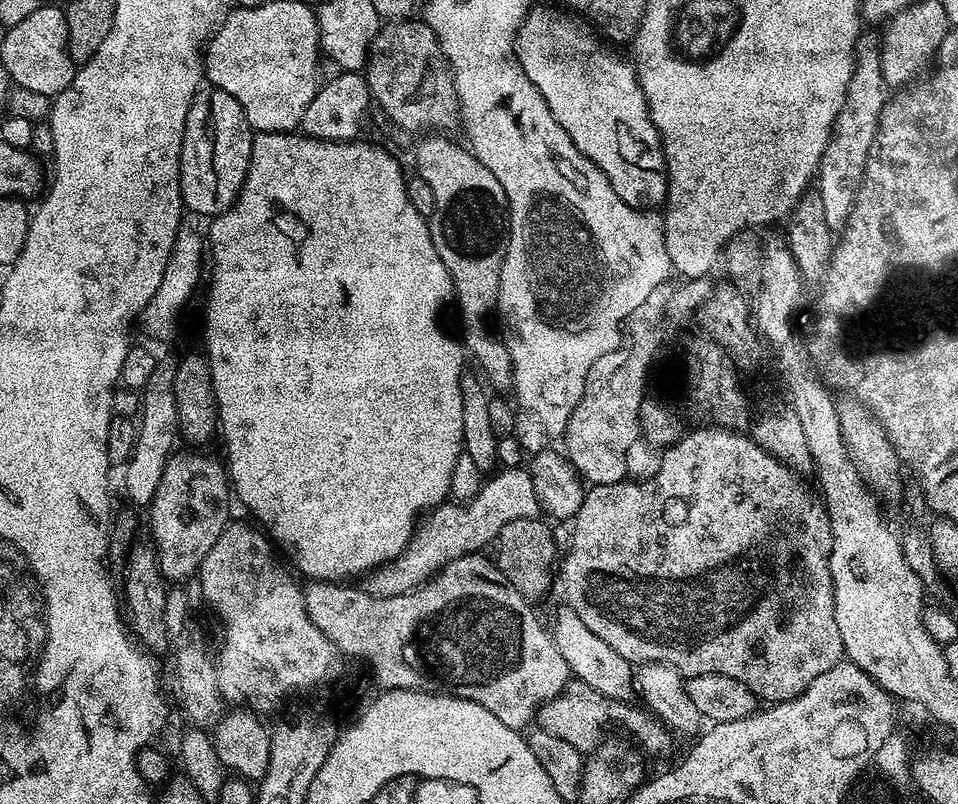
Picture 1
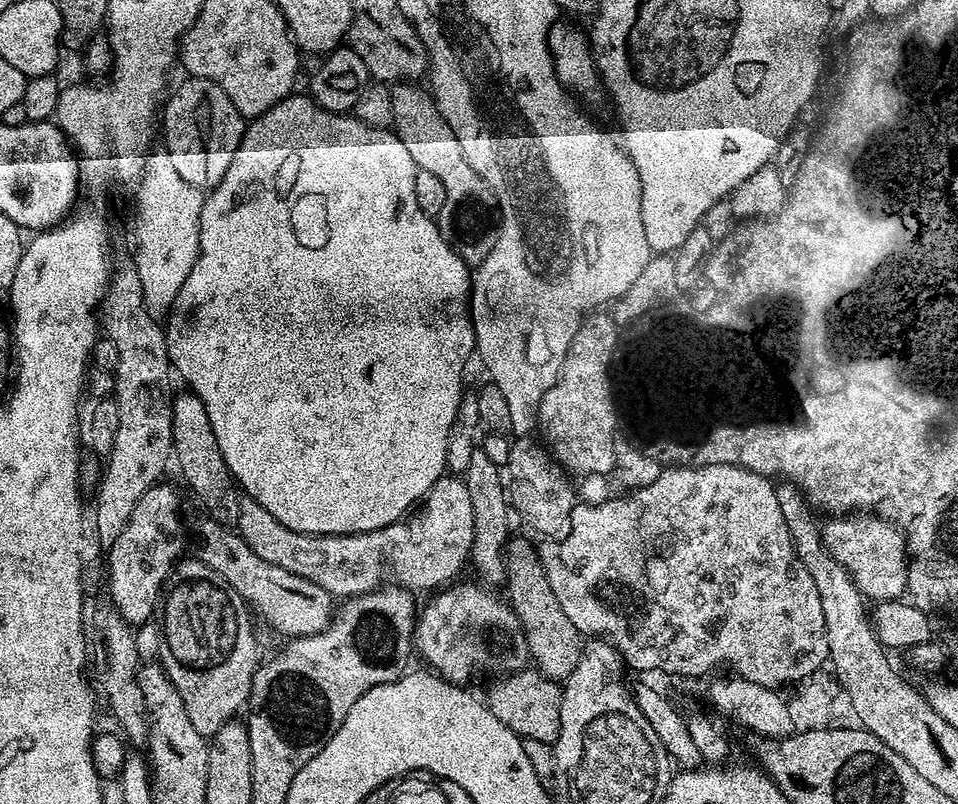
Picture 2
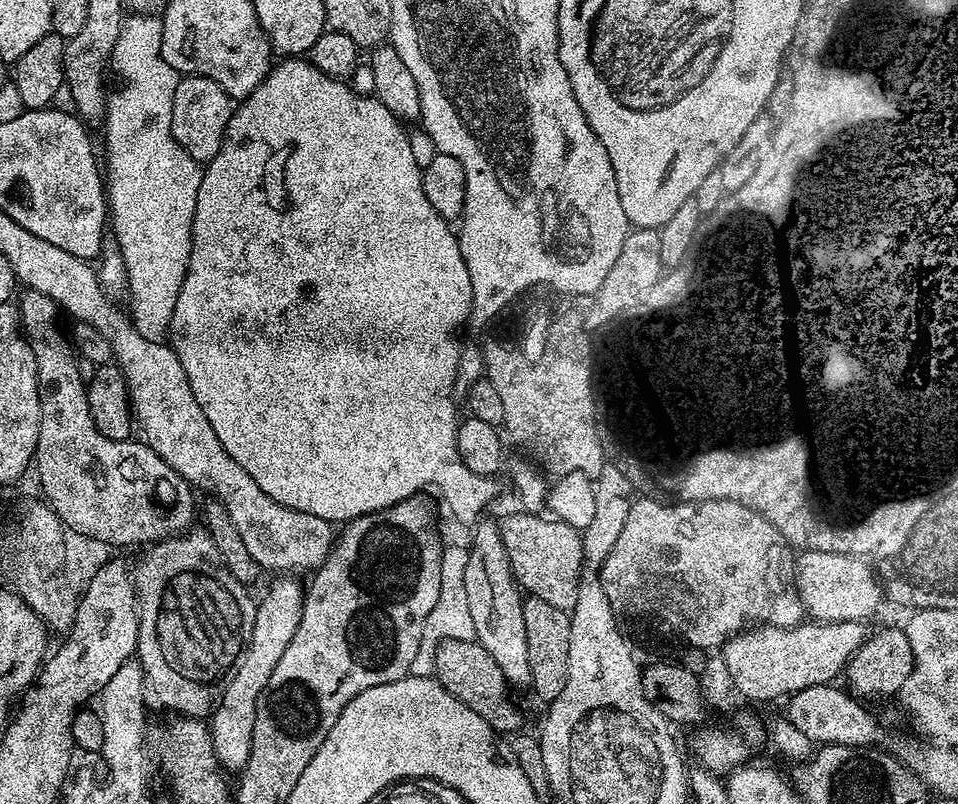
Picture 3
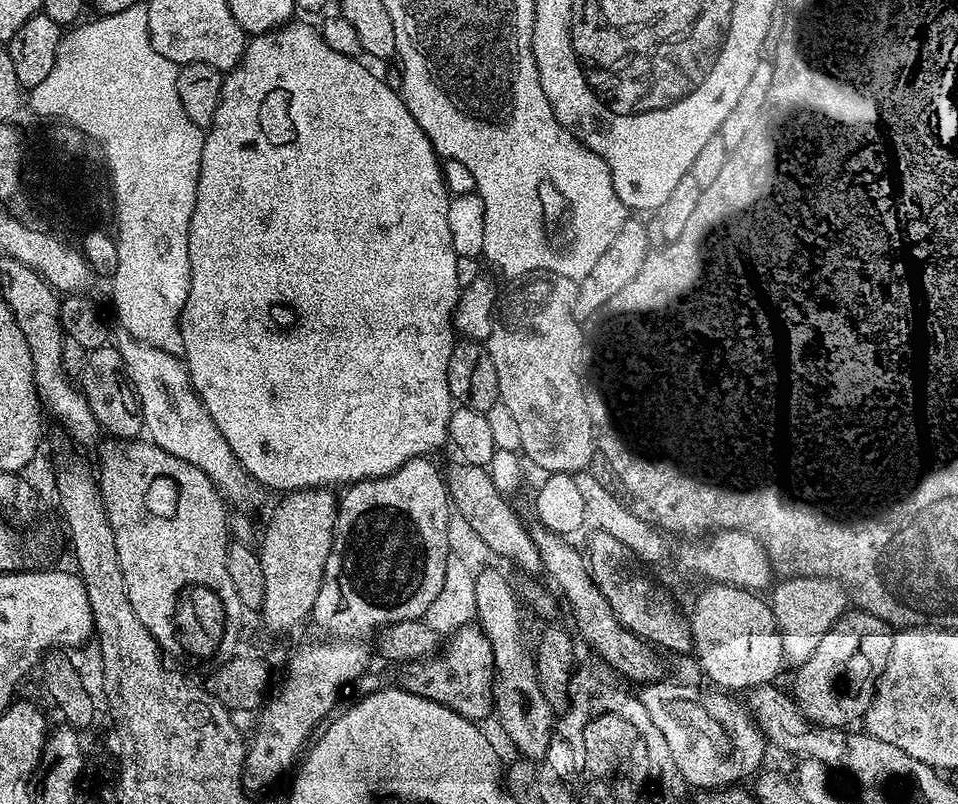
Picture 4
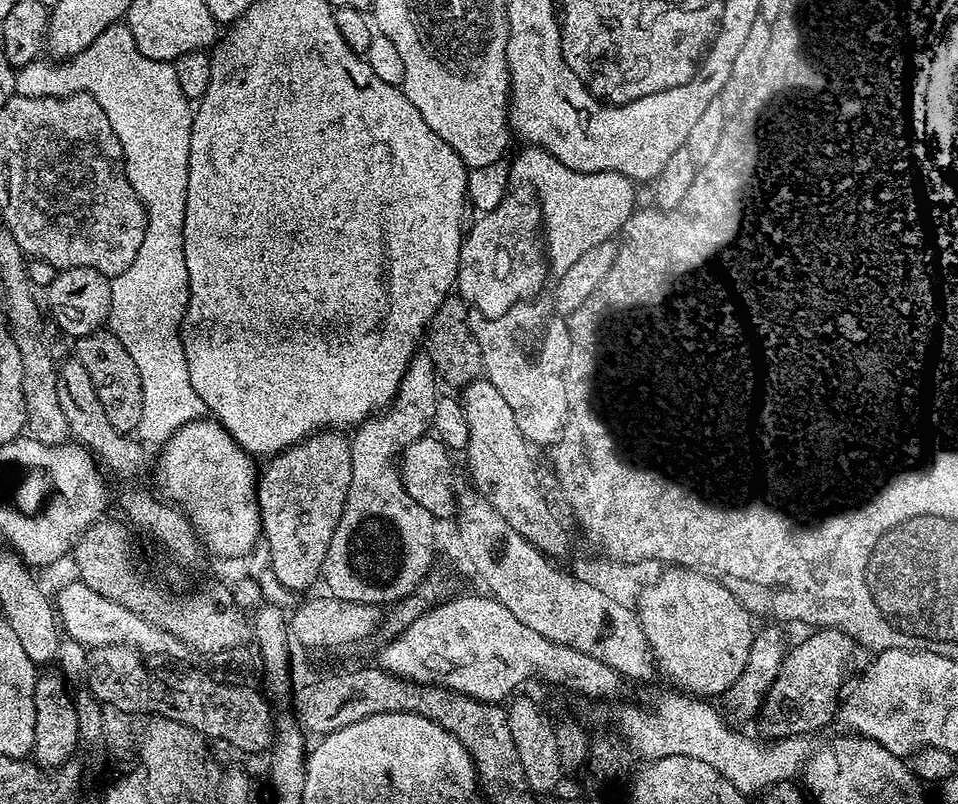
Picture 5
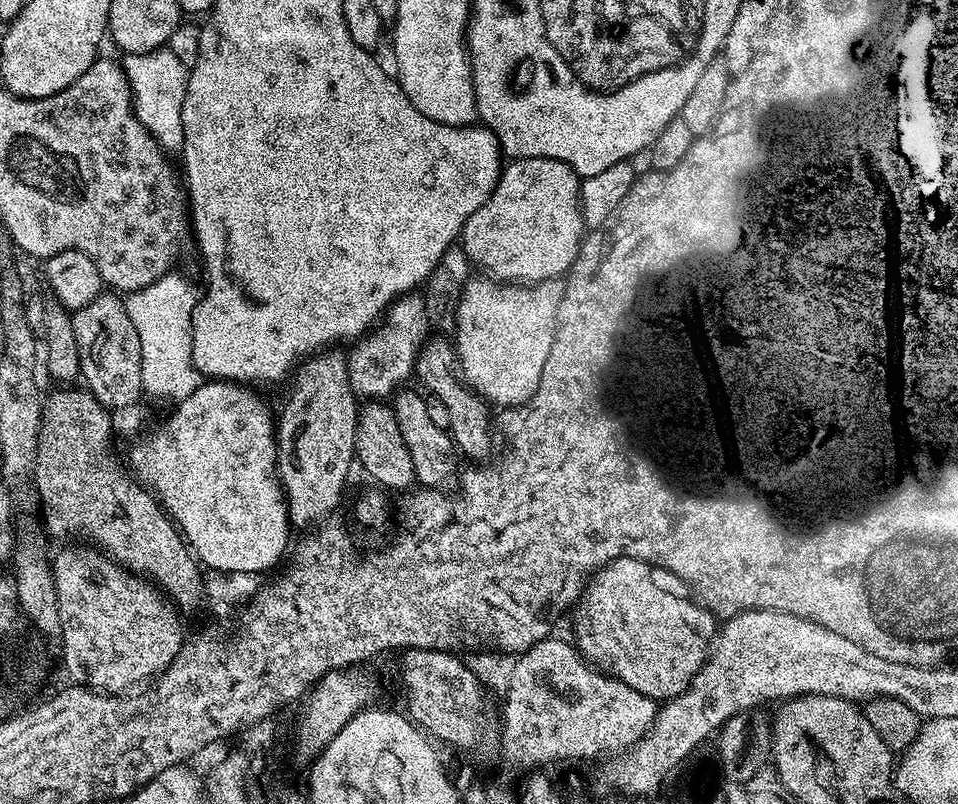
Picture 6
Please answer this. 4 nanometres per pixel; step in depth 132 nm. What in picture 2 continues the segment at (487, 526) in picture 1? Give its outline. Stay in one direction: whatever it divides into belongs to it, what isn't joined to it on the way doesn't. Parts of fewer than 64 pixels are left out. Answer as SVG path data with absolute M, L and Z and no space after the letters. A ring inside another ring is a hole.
M456 474L441 476L419 501L415 512L416 516L407 517L409 525L397 522L373 532L315 536L282 526L266 506L244 498L240 502L238 534L258 558L266 558L266 562L274 562L274 566L282 566L290 574L310 578L310 582L322 586L333 598L361 596L385 582L421 594L427 588L436 590L455 581L460 567L469 563L474 524L467 483Z

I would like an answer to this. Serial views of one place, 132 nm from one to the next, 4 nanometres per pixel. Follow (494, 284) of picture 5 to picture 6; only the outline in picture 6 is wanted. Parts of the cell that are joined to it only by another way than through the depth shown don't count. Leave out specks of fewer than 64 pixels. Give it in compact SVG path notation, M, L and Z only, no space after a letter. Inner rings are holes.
M525 156L509 161L503 167L490 198L461 228L461 248L477 269L503 283L538 283L562 274L562 268L576 258L586 234L580 210L580 181L577 173L568 164L558 162L556 157Z

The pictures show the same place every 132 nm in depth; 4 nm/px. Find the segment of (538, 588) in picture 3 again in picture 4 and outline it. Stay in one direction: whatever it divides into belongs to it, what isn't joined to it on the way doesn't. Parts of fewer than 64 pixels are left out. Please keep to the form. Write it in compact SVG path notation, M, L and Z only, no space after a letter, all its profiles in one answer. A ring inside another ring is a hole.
M452 466L446 472L448 498L453 509L460 511L460 516L472 527L472 532L493 552L512 564L517 564L524 572L541 571L540 555L532 541L532 533L516 517L505 497L496 489L491 475L482 468Z

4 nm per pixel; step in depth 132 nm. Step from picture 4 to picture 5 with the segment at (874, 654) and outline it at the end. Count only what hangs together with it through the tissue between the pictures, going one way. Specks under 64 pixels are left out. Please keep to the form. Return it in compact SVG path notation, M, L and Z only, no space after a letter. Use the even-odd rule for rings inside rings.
M821 628L811 633L801 644L789 647L776 681L765 694L758 711L761 737L769 741L781 740L787 736L807 737L834 720L838 710L840 693L844 682L844 670L854 652L856 643L844 632L834 628Z

